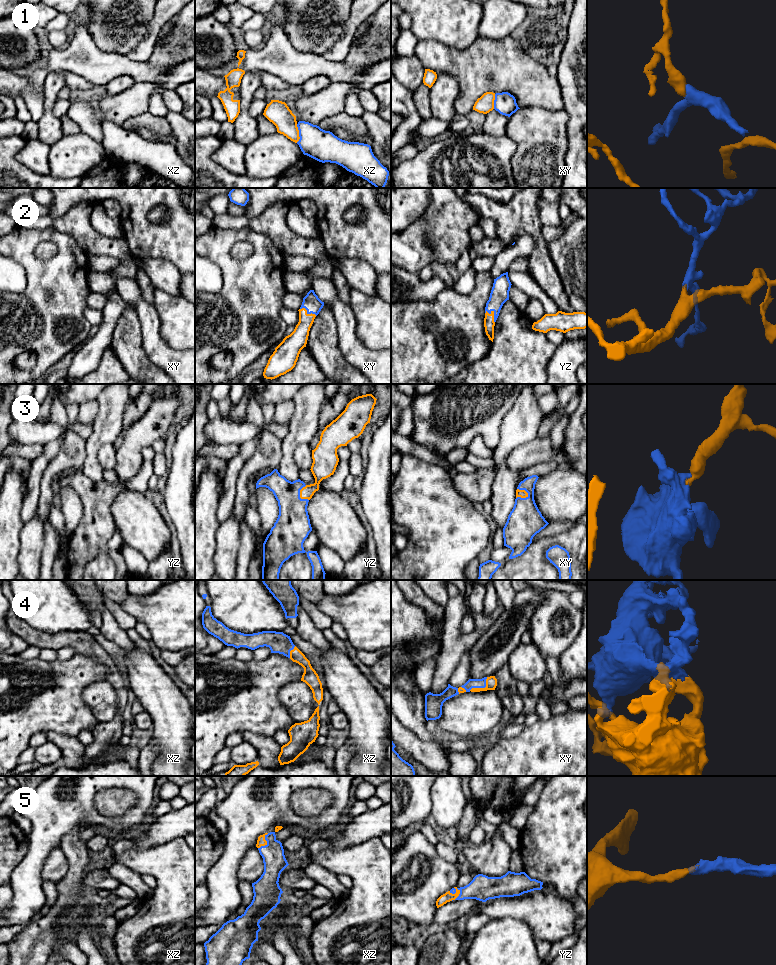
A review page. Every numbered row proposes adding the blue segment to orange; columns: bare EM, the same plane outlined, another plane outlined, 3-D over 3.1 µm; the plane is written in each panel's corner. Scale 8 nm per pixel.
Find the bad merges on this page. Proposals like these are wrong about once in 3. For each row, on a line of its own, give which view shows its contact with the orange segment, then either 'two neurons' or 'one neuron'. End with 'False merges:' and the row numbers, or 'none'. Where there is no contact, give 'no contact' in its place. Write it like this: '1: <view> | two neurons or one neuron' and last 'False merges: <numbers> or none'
1: xz | two neurons
2: yz | one neuron
3: xy | one neuron
4: xy | one neuron
5: yz | one neuron
False merges: 1

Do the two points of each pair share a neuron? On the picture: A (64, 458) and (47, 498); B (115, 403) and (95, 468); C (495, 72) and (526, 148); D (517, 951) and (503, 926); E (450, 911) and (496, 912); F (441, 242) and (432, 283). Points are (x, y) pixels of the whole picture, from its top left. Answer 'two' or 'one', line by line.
A: one
B: one
C: two
D: one
E: two
F: two

